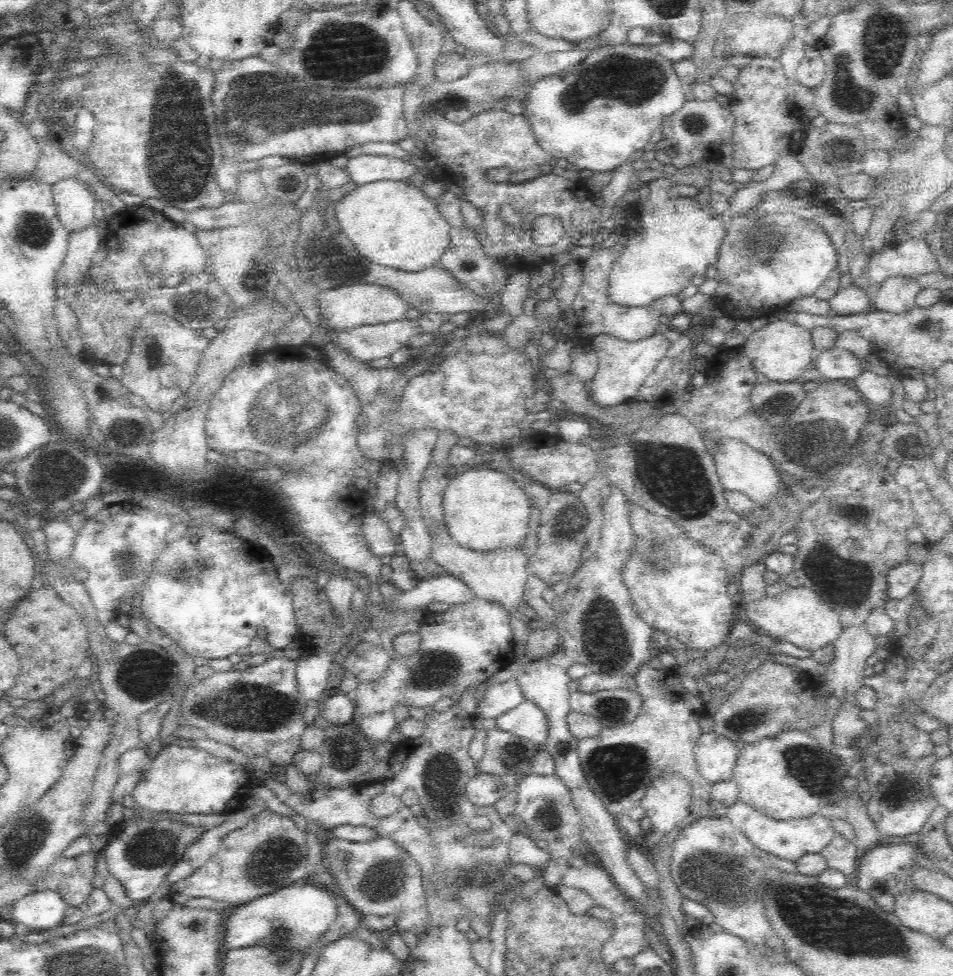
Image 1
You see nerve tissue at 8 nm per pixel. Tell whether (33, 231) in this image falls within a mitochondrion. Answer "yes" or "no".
yes

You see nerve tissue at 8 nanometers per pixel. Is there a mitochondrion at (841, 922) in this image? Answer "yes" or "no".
yes

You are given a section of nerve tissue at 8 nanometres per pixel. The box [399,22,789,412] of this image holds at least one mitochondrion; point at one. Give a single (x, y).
(635, 81)

